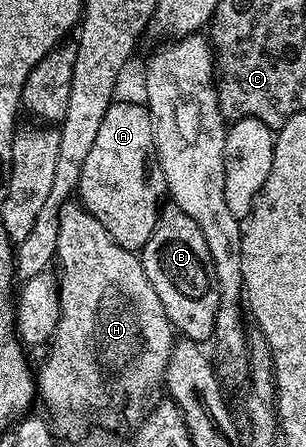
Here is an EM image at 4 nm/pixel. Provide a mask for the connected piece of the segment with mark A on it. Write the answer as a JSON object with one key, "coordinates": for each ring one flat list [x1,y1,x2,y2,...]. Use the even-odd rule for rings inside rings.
{"coordinates":[[112,102,101,121,101,129,97,129,97,141,93,141,93,149,89,149,89,158,81,168,77,199,125,250,138,252,149,241,159,219,165,188,155,152,153,121,142,102]]}

